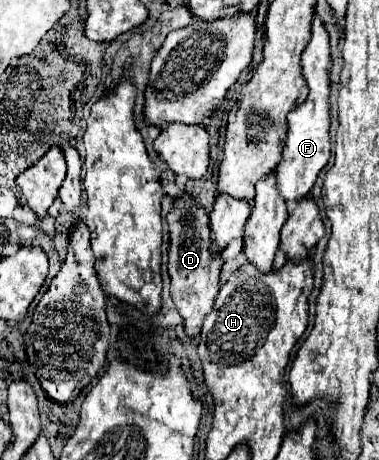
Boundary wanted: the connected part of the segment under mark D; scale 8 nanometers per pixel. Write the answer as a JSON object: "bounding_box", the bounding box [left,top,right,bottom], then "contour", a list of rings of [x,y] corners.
{"bounding_box":[167,193,221,337],"contour":[[[183,193],[171,213],[167,215],[167,223],[171,229],[171,245],[169,245],[169,277],[171,277],[171,297],[177,313],[183,317],[183,327],[189,337],[199,335],[203,319],[211,313],[215,295],[219,293],[219,271],[221,271],[221,255],[211,255],[211,237],[207,231],[209,215],[207,211],[187,193]]]}

